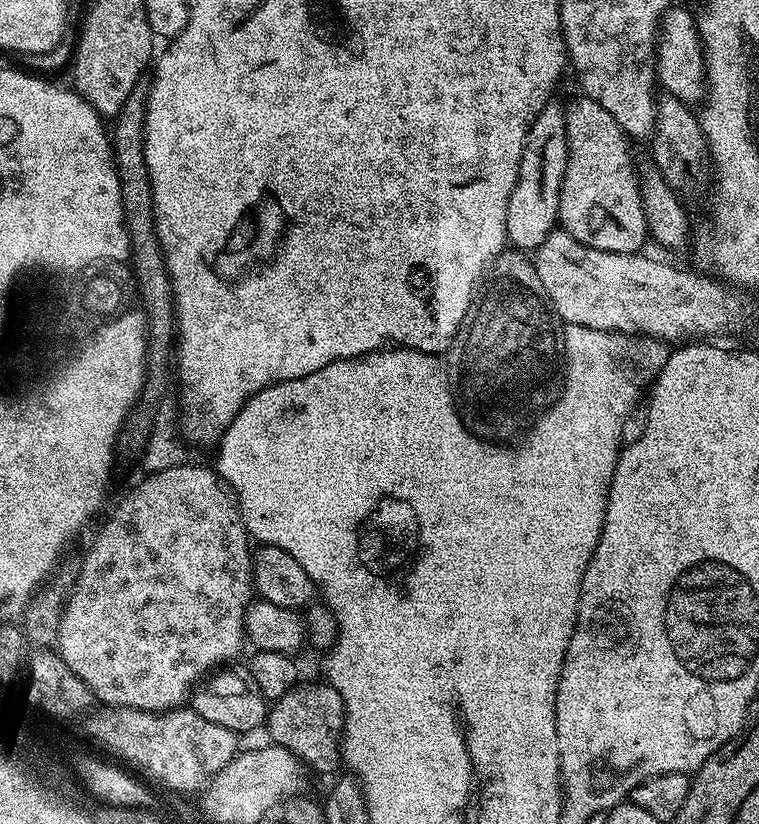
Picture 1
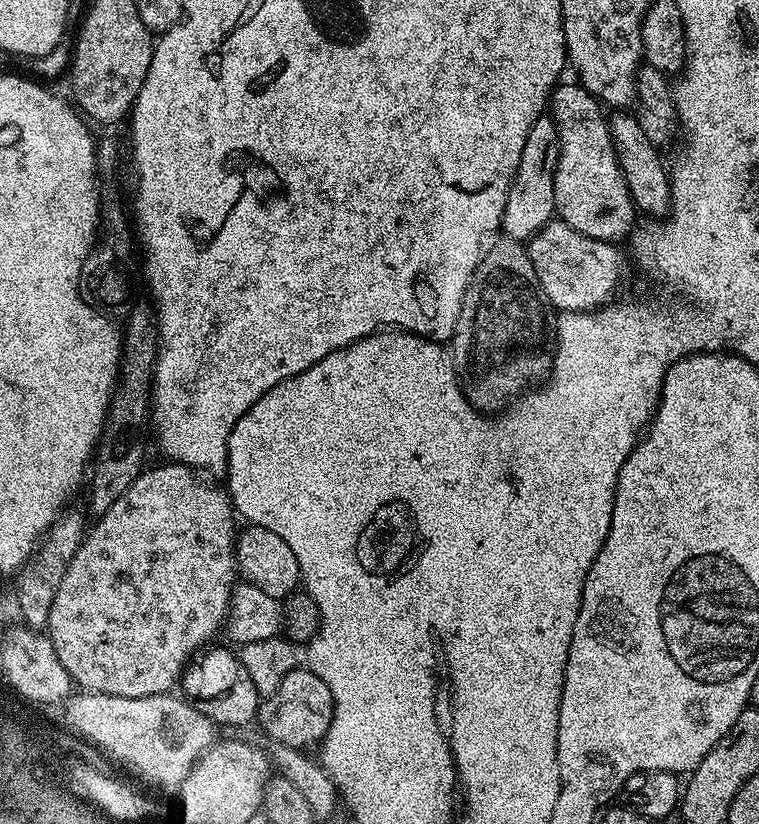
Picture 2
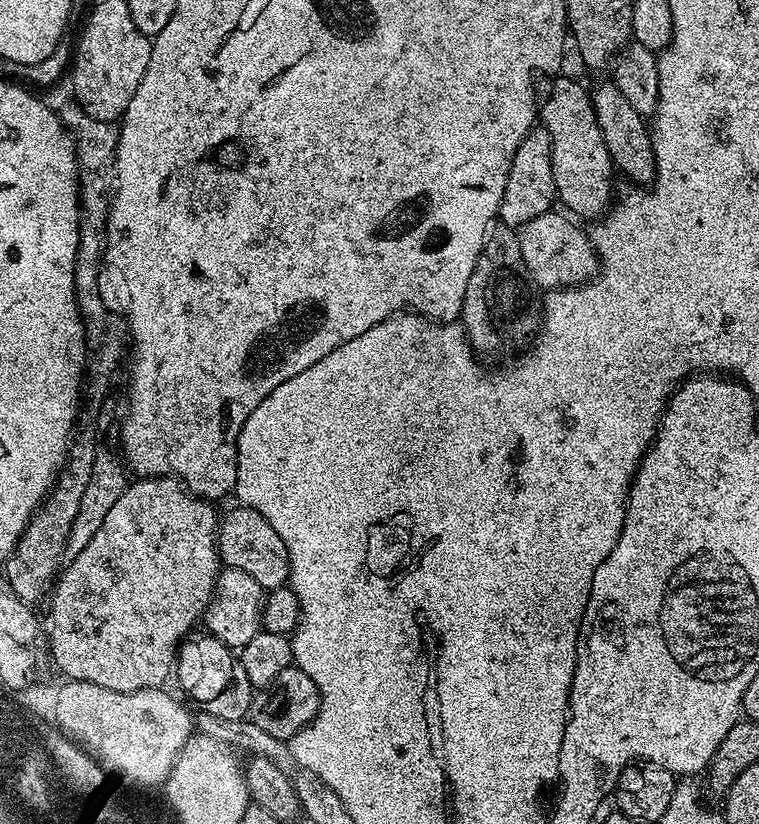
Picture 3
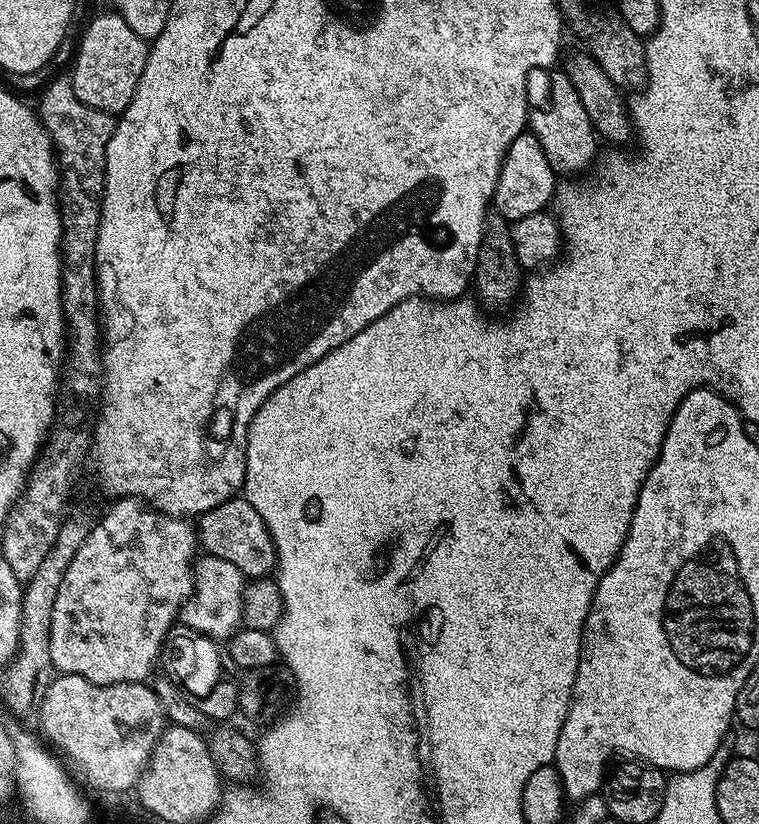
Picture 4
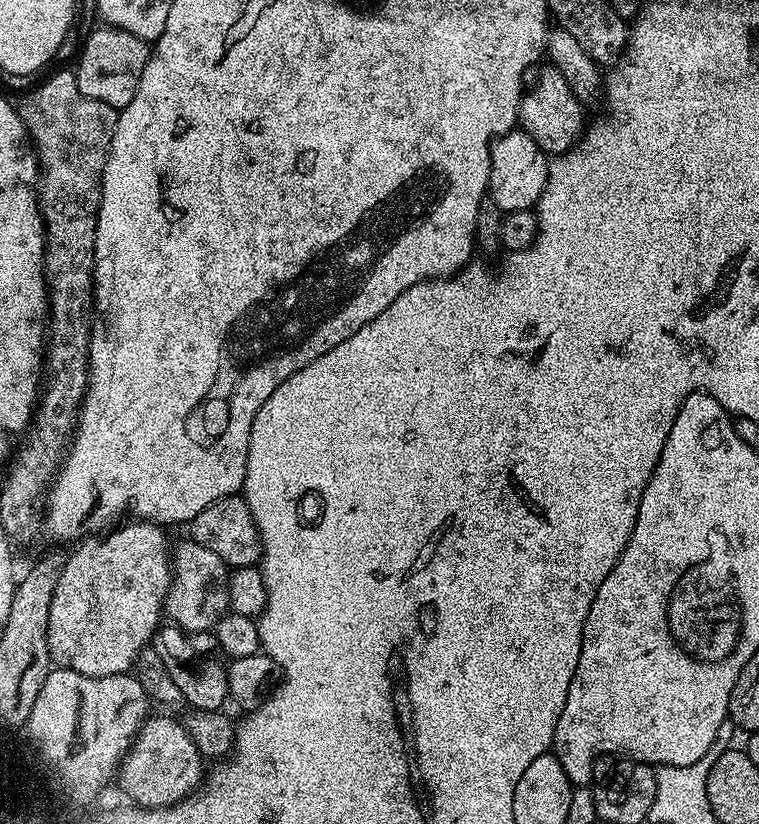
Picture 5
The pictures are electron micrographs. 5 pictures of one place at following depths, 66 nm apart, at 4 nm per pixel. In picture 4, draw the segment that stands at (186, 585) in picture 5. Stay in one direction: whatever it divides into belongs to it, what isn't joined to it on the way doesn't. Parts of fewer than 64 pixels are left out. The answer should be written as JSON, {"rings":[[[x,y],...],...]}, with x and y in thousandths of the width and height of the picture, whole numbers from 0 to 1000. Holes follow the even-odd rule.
{"rings":[[[265,674],[253,692],[253,723],[237,737],[236,756],[286,779],[299,778],[321,751],[323,712],[324,701],[314,687],[298,682],[298,677]]]}

